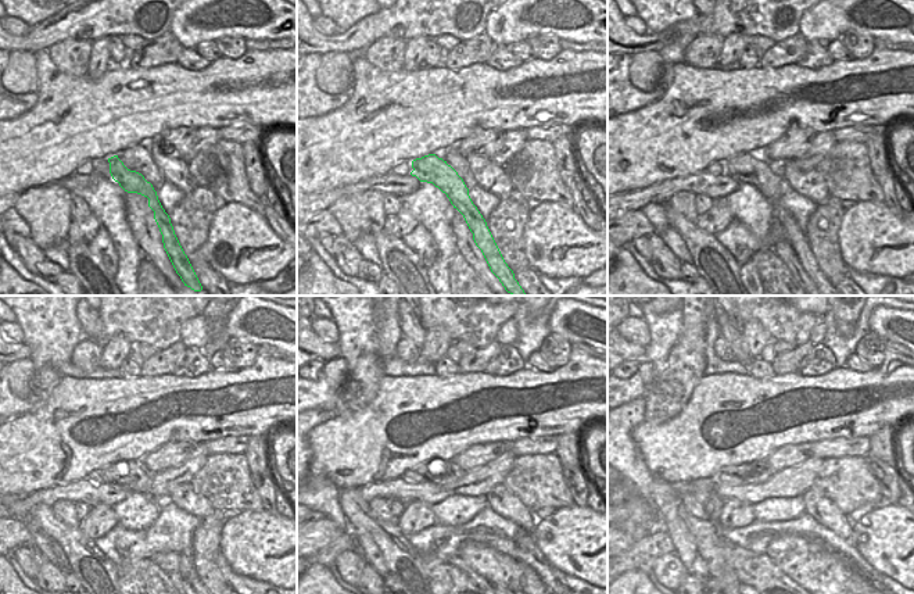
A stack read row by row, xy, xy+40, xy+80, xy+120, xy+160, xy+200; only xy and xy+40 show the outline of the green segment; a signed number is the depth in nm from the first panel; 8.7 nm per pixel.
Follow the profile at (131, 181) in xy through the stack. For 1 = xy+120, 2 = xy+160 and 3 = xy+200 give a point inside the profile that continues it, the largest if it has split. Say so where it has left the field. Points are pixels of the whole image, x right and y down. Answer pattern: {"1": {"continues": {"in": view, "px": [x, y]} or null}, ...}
{"1": {"continues": {"in": "xy+120", "px": [136, 478]}}, "2": {"continues": {"in": "xy+160", "px": [437, 471]}}, "3": {"continues": {"in": "xy+200", "px": [759, 471]}}}

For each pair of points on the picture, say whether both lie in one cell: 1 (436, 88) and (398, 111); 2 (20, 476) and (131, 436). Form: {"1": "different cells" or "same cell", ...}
{"1": "same cell", "2": "same cell"}

